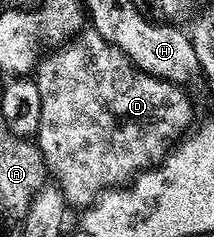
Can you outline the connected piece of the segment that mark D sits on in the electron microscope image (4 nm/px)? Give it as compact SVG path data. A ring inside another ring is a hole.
M84 27L67 43L61 44L51 51L53 53L49 57L44 55L39 58L34 70L34 80L38 87L38 99L42 99L42 119L34 140L40 146L47 172L51 176L52 173L56 176L53 177L55 184L59 185L60 190L64 192L65 202L69 206L80 205L79 207L88 207L101 193L129 184L136 174L143 173L145 169L151 169L153 165L159 165L164 160L169 149L185 133L189 132L190 126L193 124L192 101L184 94L185 90L181 86L175 85L172 81L166 81L163 77L152 77L148 73L143 73L137 65L133 65L129 57L122 55L122 51L118 51L118 47L106 43L106 39L102 39L102 35L98 35L98 31L94 28Z

